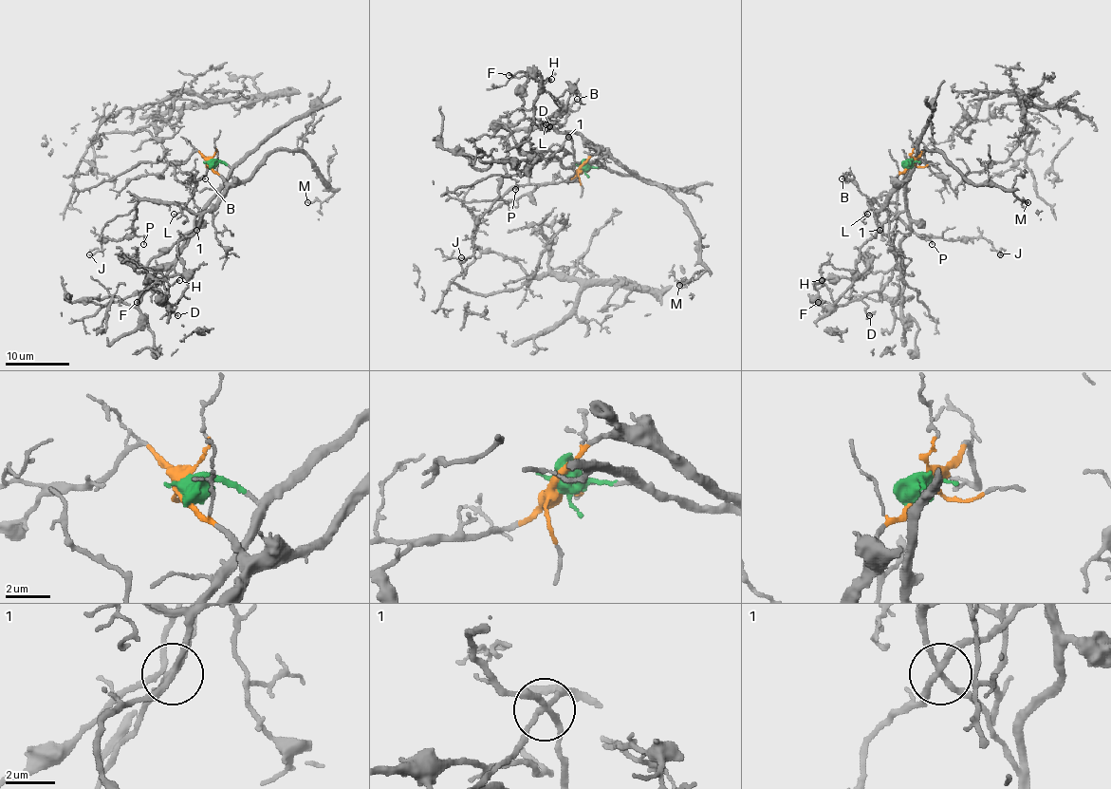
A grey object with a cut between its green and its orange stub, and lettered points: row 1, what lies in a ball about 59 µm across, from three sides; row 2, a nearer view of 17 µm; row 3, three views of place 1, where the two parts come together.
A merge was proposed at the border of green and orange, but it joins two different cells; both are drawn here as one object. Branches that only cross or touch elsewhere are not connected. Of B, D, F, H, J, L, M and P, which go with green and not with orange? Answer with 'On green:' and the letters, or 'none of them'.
On green: D, F, H

